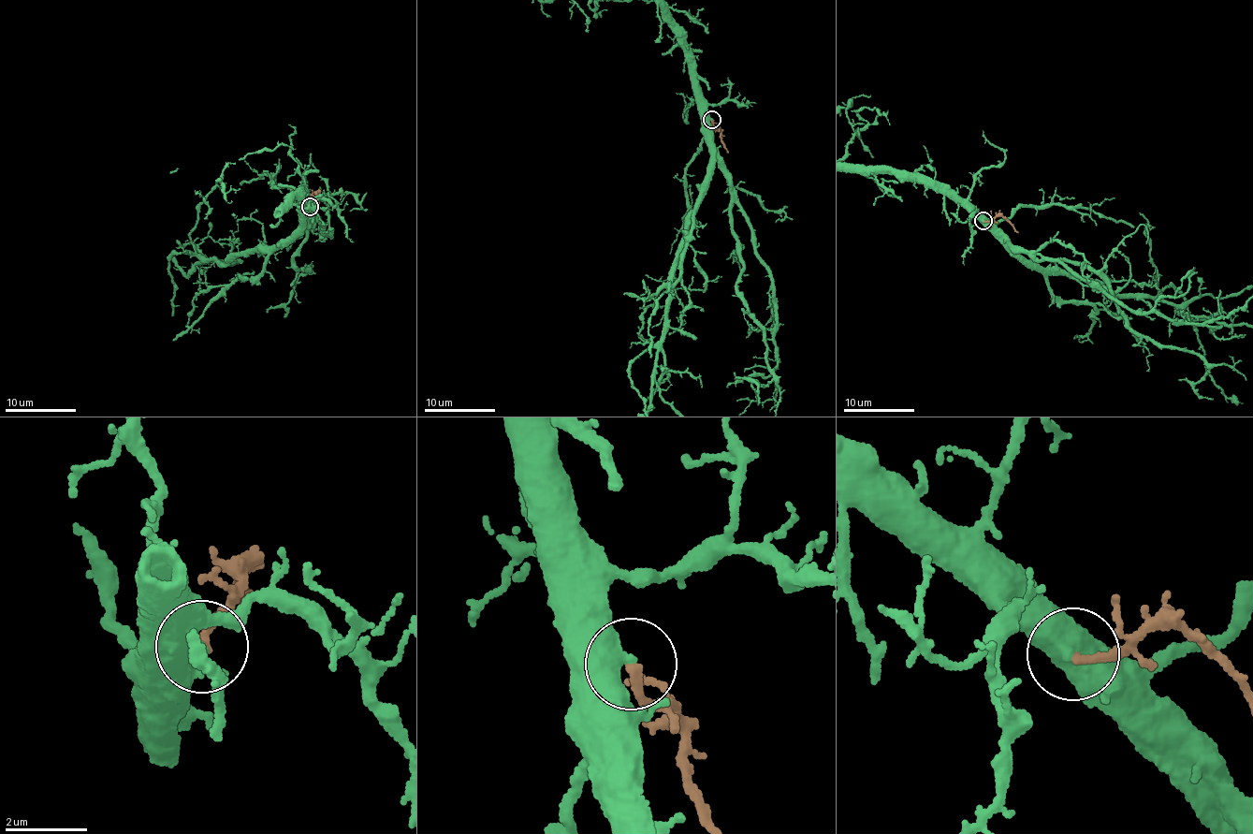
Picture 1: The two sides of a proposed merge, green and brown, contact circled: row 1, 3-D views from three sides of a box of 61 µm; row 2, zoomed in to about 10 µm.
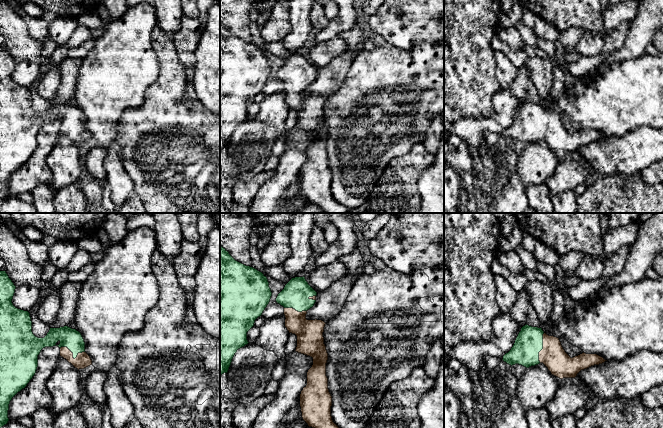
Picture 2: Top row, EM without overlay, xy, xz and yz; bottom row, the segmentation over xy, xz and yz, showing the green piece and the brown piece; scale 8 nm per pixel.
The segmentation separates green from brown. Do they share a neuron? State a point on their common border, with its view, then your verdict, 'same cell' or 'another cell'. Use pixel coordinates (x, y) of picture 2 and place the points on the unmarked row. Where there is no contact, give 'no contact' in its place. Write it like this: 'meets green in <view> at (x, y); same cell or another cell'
meets green in xy at (73, 131); same cell

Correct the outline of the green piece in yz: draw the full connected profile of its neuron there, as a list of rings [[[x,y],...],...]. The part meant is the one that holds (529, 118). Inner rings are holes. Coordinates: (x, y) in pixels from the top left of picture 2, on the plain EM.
[[[527,100],[521,104],[513,123],[502,136],[511,142],[519,140],[526,144],[543,139],[552,151],[560,155],[575,154],[581,146],[607,137],[597,130],[584,128],[571,134],[559,114]]]

